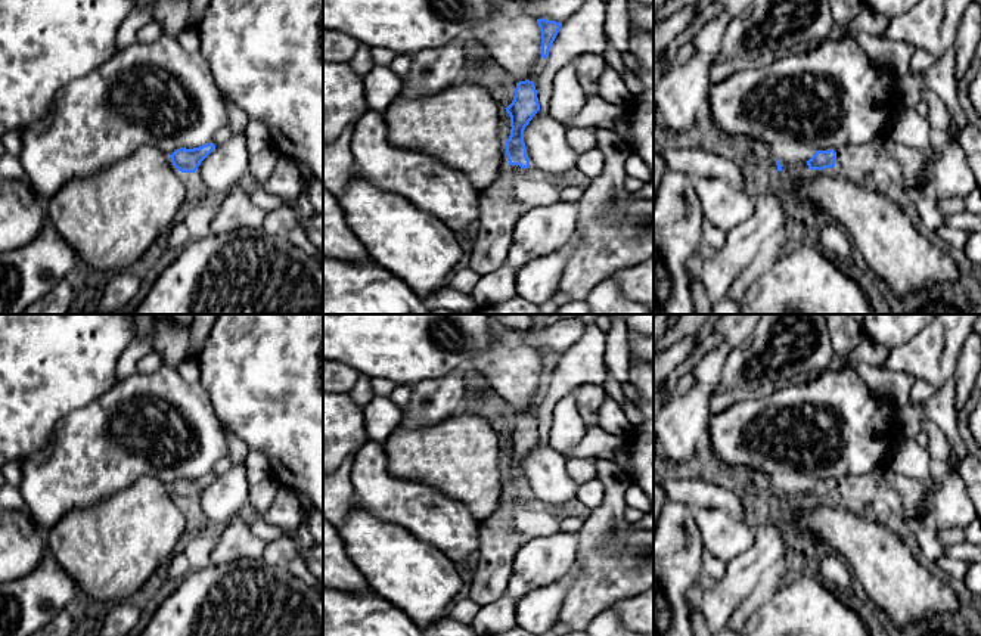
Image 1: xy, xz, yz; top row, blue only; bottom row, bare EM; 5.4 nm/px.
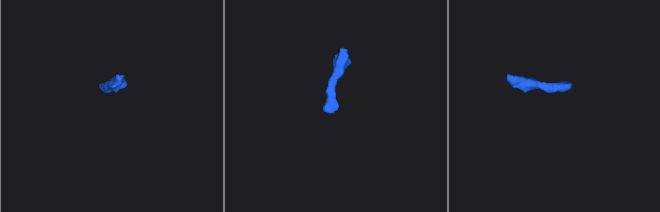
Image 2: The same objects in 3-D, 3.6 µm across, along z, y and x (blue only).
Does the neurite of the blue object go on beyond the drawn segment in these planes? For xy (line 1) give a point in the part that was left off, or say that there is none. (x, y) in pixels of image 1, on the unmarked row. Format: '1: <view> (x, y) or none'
1: none

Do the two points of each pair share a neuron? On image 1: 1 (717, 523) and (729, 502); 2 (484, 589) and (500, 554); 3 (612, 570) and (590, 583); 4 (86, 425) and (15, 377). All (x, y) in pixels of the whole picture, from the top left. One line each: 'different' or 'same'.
1: different
2: same
3: same
4: different

